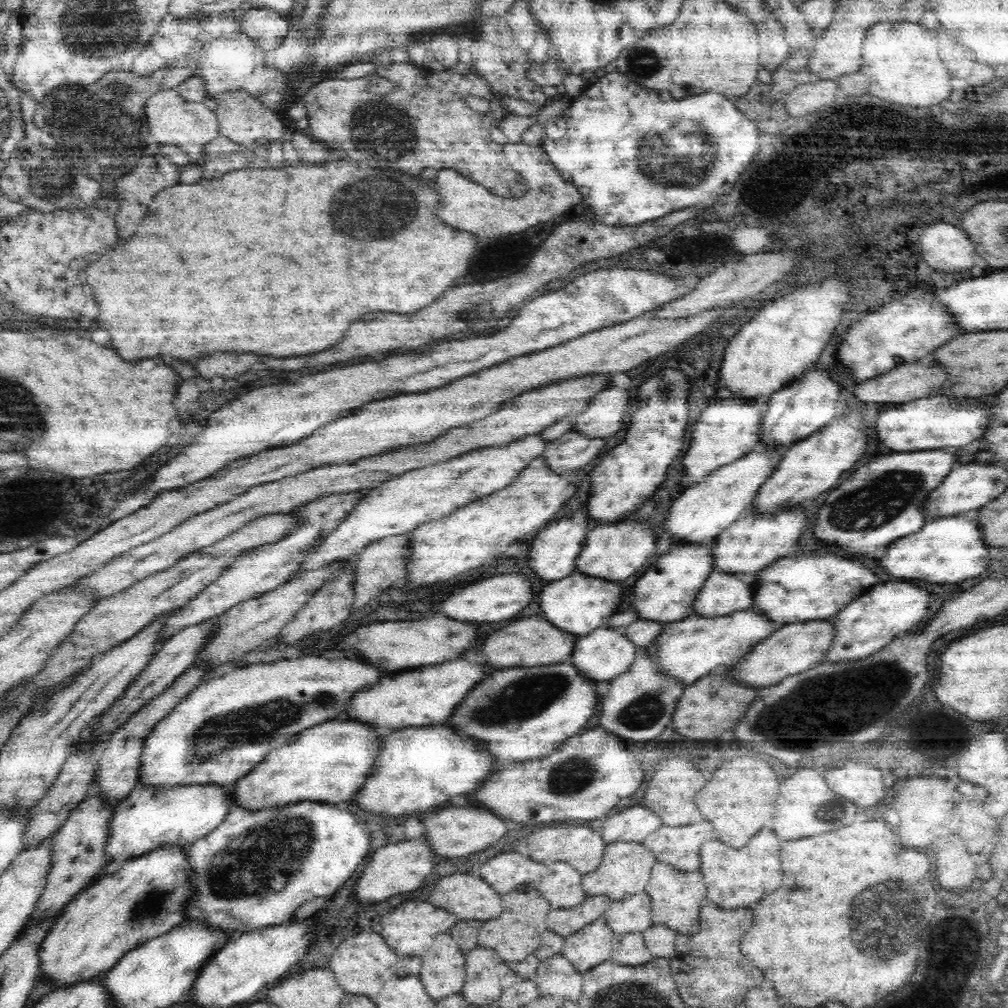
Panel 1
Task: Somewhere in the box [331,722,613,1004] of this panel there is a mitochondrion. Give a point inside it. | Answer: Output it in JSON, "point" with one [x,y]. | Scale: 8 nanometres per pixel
{"point":[576,773]}

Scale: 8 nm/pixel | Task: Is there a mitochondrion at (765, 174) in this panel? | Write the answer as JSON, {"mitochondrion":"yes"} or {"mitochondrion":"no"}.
{"mitochondrion":"no"}

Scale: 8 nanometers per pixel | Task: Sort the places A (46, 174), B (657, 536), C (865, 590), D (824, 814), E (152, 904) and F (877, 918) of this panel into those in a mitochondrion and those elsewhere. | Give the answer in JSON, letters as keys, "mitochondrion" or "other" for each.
{"A":"mitochondrion","B":"other","C":"other","D":"mitochondrion","E":"mitochondrion","F":"mitochondrion"}

